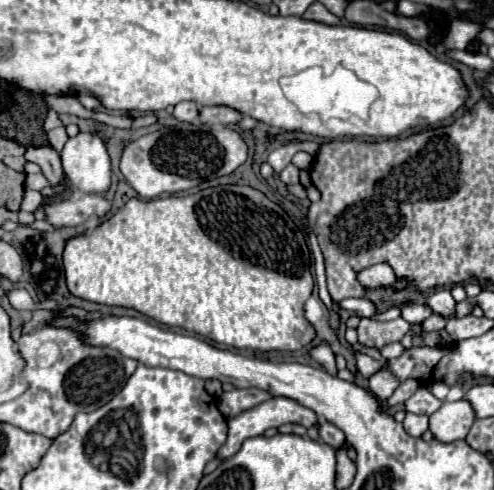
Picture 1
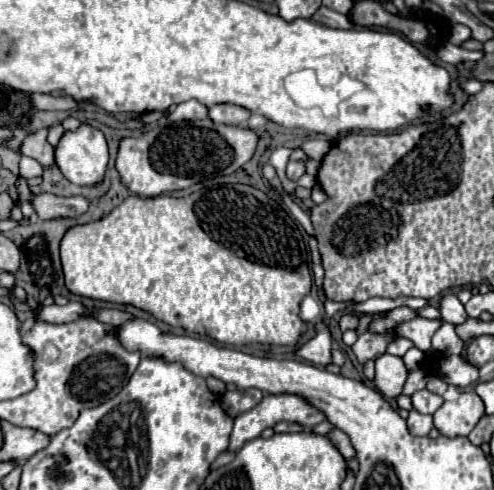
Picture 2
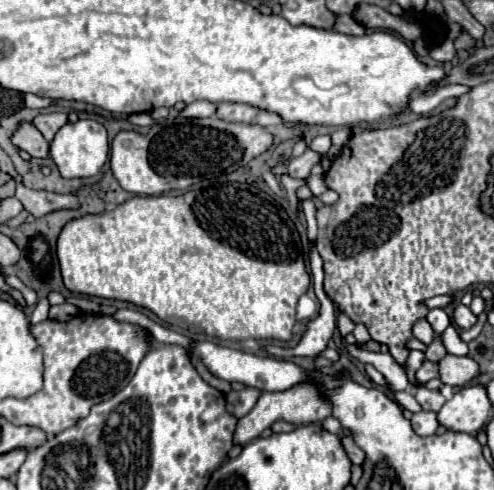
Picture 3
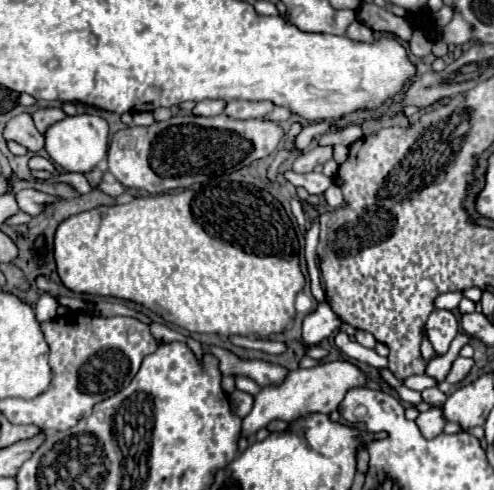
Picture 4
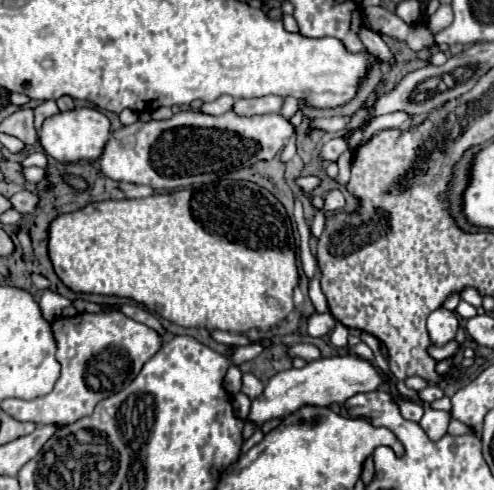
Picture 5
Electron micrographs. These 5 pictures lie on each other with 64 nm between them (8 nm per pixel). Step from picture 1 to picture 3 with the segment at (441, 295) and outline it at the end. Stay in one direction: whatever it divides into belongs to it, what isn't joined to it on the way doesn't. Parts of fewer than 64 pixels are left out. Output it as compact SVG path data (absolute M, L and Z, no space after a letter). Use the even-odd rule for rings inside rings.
M460 302L452 304L452 316L450 318L452 318L452 322L458 328L464 328L464 330L468 330L468 328L472 328L476 324L476 316L464 304L460 304Z

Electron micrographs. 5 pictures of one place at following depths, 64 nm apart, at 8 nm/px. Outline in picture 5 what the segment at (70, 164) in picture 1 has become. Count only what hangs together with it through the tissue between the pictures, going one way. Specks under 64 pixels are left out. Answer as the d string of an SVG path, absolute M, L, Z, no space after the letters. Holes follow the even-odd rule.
M76 108L48 118L40 130L40 144L48 156L64 164L76 164L80 160L96 162L108 142L108 136L110 136L110 120L104 114L92 108Z

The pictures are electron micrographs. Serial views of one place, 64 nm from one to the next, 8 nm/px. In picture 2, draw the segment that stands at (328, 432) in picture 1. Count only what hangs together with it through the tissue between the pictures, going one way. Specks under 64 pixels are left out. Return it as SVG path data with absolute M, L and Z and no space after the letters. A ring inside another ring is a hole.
M332 430L332 432L326 434L326 438L338 448L338 452L340 452L346 460L350 460L350 458L356 456L356 452L354 452L354 448L352 448L352 444L350 444L350 440L348 440L348 436L346 436L344 432L340 432L340 430Z

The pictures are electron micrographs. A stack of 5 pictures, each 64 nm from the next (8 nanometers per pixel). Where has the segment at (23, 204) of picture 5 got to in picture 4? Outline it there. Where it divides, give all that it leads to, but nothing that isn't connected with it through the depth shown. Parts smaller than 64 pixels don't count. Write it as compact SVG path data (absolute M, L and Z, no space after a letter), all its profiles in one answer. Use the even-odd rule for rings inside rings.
M28 188L28 190L16 192L16 200L18 200L18 206L20 206L22 212L26 212L26 214L30 214L30 216L36 216L36 214L40 214L48 204L58 202L60 198L58 198L58 196L44 194L44 192L34 190L34 188Z

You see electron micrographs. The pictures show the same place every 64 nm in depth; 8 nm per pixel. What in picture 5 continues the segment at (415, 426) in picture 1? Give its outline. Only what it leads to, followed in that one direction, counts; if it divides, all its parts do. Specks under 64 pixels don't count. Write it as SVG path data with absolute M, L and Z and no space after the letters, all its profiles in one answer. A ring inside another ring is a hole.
M424 404L424 416L422 416L422 420L418 424L428 434L430 440L440 440L440 436L444 436L446 430L448 430L448 422L450 422L448 412L434 410L428 404Z

